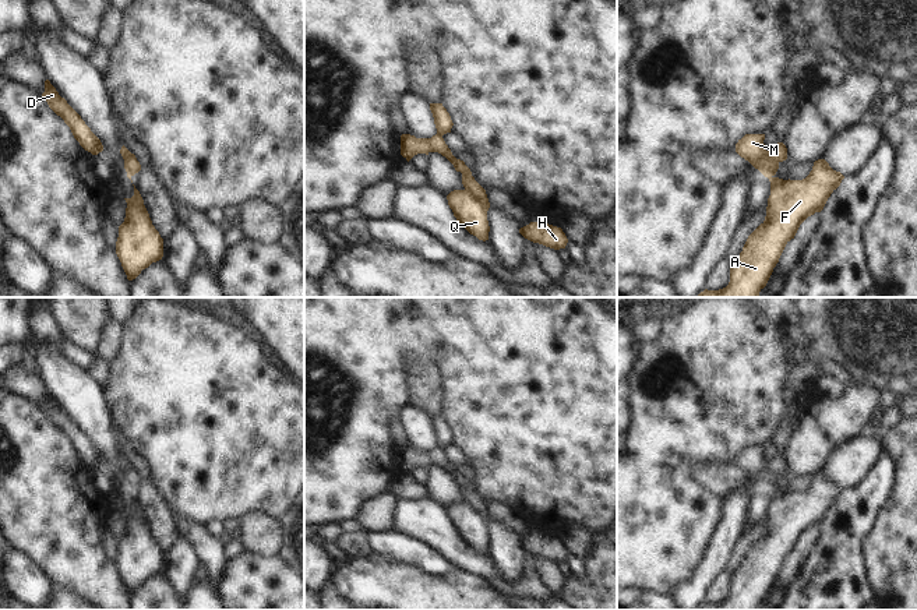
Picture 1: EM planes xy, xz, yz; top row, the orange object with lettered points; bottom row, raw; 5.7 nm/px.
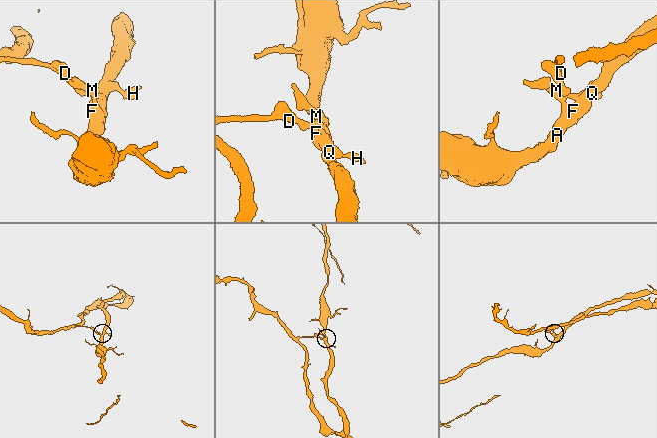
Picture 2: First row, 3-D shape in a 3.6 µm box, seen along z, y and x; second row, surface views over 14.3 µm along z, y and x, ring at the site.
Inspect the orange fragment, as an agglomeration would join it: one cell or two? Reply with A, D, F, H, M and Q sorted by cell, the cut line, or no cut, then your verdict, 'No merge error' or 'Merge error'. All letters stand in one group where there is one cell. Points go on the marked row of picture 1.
Groups: A F M Q / D H. Split along xz (465, 189), (486, 211). Merge error

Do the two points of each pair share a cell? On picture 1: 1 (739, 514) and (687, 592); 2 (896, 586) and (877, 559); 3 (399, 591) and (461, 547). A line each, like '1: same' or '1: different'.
1: same
2: same
3: different

